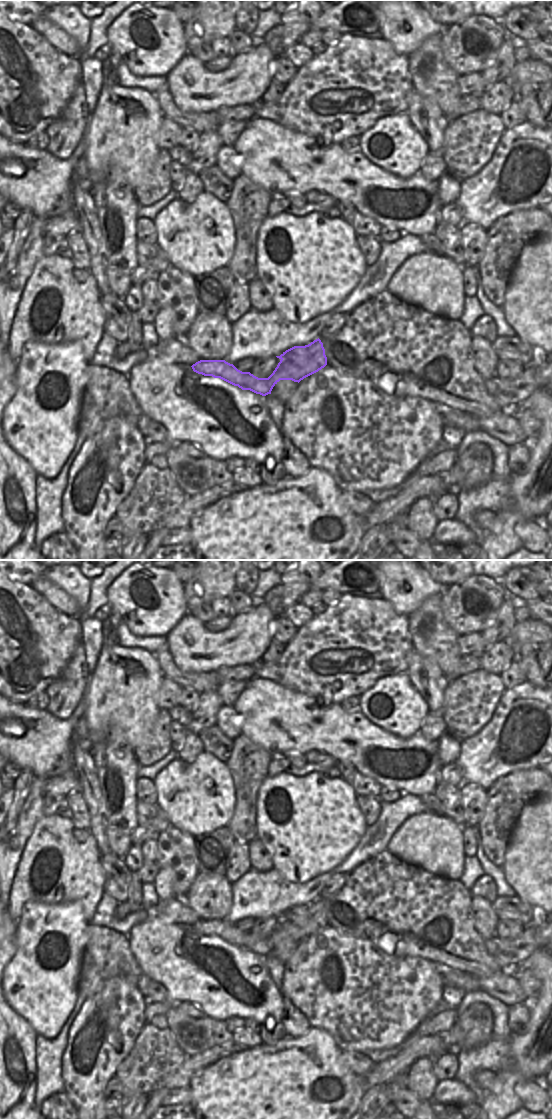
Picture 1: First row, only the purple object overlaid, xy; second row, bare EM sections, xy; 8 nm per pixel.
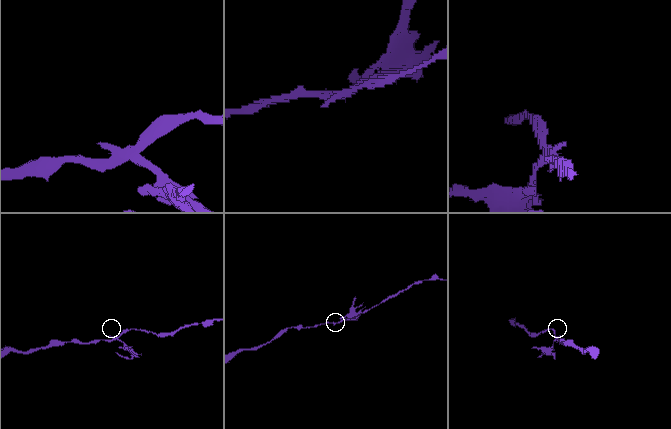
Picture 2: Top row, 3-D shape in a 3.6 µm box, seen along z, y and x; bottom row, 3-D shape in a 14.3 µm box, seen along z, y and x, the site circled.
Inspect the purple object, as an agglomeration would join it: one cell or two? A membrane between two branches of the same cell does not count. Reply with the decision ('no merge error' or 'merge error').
merge error

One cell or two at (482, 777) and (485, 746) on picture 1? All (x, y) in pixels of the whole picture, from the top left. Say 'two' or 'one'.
one

